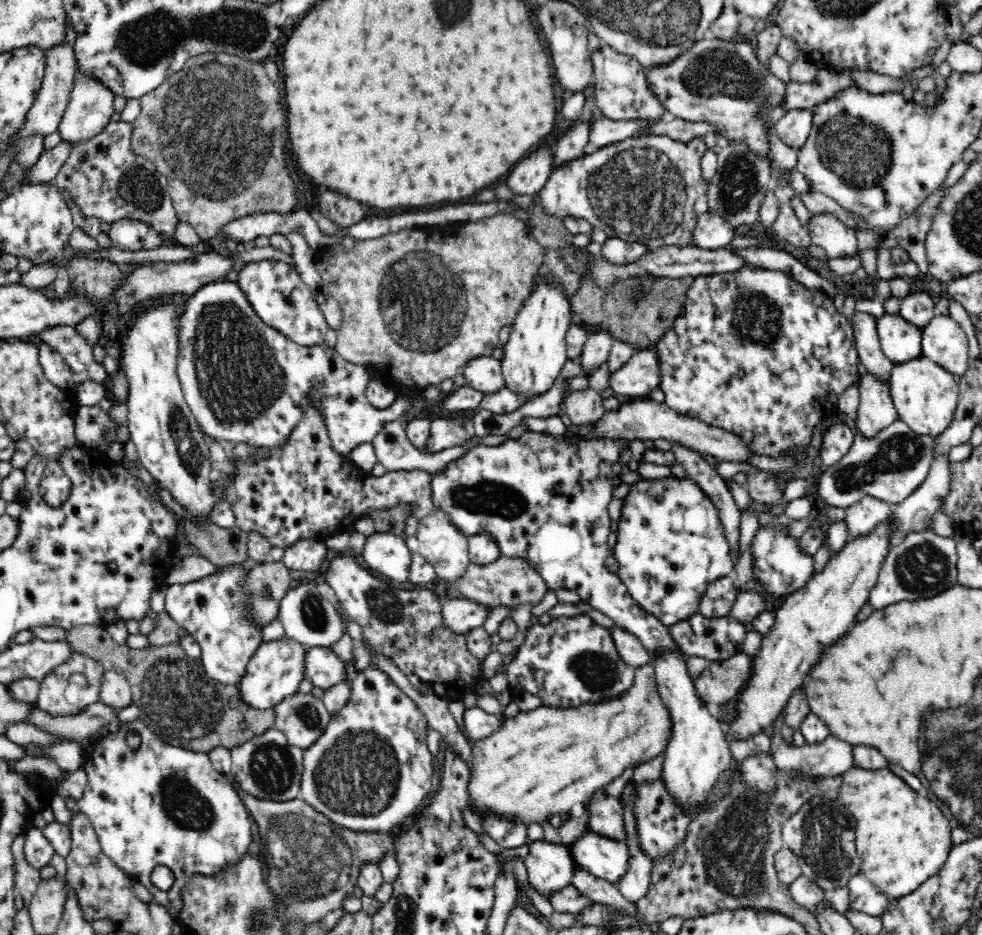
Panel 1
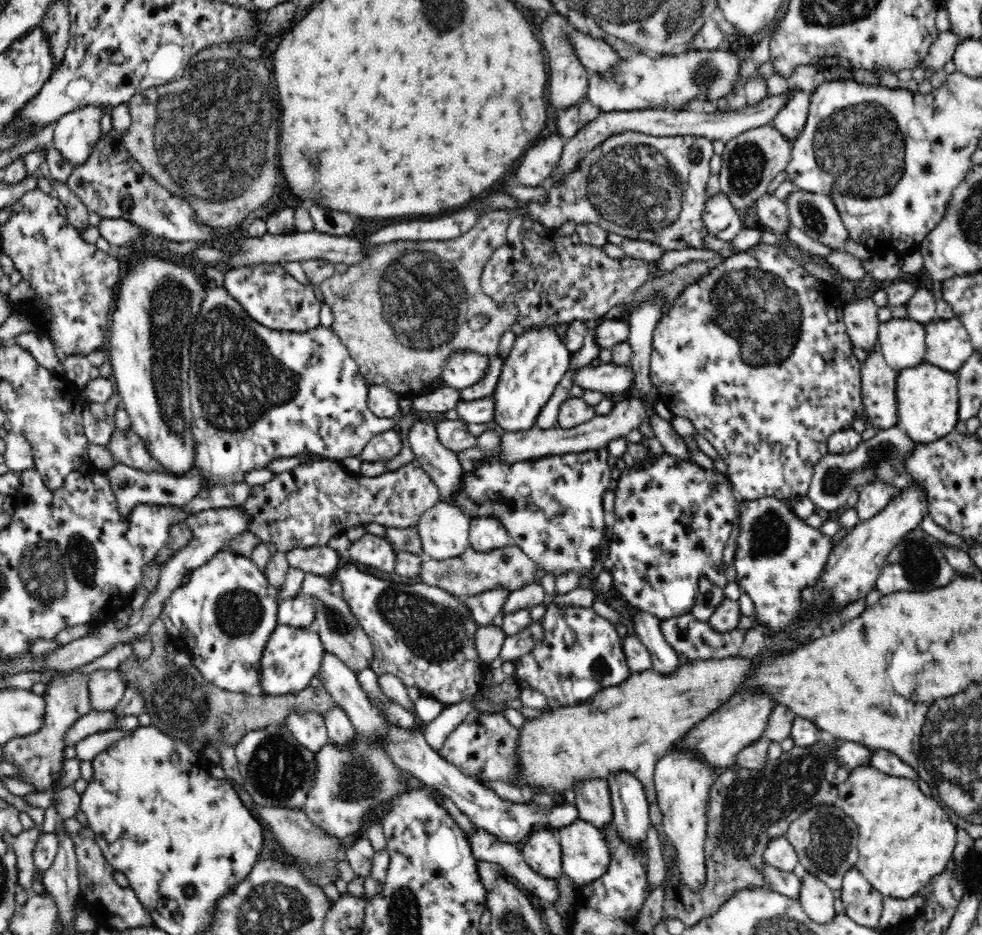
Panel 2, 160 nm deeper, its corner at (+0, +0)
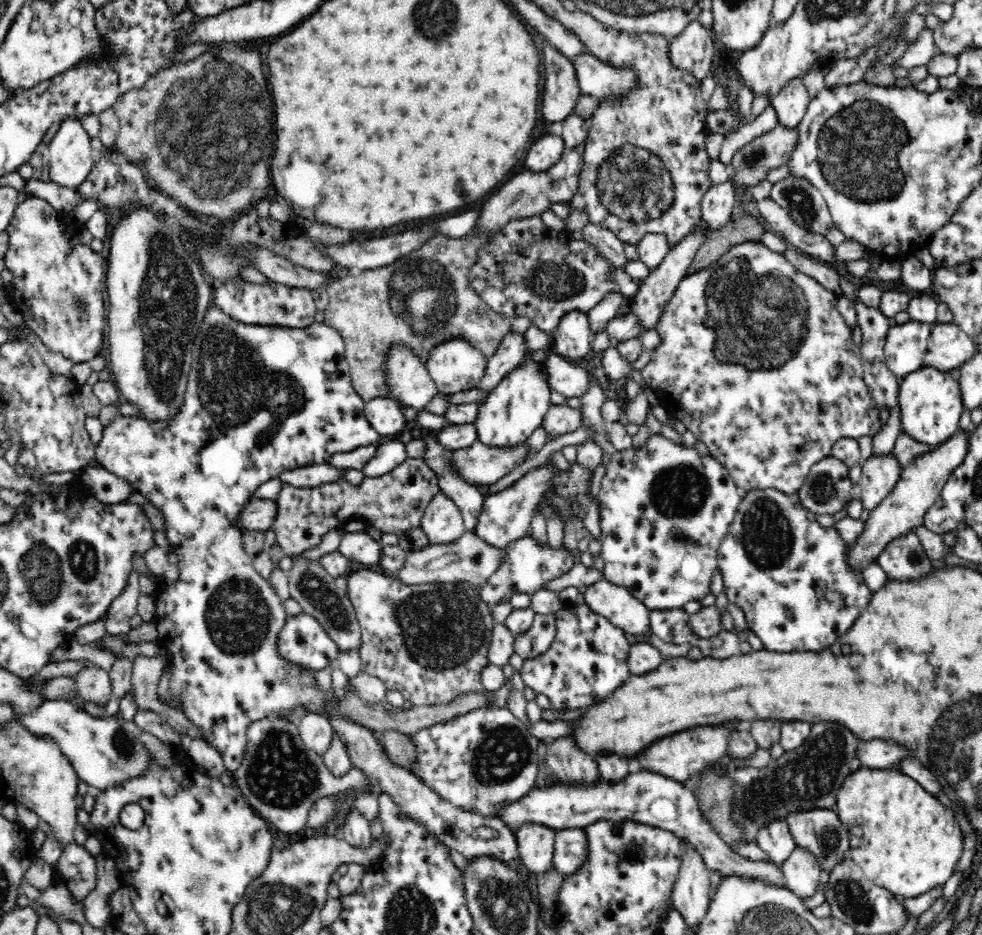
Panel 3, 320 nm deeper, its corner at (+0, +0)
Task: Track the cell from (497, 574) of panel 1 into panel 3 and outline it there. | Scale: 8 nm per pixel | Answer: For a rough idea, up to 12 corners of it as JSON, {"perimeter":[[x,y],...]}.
{"perimeter":[[466,531],[450,545],[406,551],[394,578],[482,584],[502,551]]}

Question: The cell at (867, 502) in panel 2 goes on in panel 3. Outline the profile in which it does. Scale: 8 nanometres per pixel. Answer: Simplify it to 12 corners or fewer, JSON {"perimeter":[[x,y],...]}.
{"perimeter":[[894,452],[860,464],[863,508],[876,508],[902,472]]}

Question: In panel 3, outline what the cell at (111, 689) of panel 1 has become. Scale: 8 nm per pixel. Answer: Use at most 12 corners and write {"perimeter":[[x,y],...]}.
{"perimeter":[[95,664],[76,674],[82,699],[106,705],[112,698],[109,672]]}

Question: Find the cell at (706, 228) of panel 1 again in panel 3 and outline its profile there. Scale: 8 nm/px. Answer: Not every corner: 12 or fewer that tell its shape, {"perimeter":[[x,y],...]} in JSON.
{"perimeter":[[731,181],[713,184],[702,203],[711,231],[731,220],[736,192]]}

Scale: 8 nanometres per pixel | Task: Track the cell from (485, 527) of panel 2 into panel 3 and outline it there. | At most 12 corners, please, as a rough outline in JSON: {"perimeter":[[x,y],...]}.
{"perimeter":[[551,458],[486,497],[476,536],[500,549],[527,534],[554,479]]}

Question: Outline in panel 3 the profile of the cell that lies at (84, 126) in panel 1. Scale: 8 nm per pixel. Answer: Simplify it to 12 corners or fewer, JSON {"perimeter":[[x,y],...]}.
{"perimeter":[[79,118],[47,144],[50,182],[75,191],[97,161]]}

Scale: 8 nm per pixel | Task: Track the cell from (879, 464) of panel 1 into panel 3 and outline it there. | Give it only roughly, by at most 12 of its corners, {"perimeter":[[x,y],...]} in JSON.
{"perimeter":[[842,461],[810,468],[794,496],[816,515],[833,515],[853,499]]}

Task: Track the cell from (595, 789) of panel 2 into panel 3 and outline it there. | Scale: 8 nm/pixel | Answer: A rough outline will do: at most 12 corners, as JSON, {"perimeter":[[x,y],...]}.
{"perimeter":[[570,737],[543,746],[551,772],[566,785],[600,777],[595,757]]}

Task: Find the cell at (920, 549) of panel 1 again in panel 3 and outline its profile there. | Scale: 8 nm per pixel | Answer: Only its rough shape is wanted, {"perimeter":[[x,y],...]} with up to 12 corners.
{"perimeter":[[916,533],[894,538],[878,556],[888,580],[932,572]]}

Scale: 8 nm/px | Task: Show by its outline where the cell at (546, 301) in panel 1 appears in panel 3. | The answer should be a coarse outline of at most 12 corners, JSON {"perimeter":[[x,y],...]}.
{"perimeter":[[539,352],[479,405],[476,440],[518,448],[541,427],[550,388]]}

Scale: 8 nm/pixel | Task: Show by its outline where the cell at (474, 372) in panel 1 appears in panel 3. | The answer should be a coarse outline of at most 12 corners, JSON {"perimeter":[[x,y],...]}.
{"perimeter":[[450,338],[424,361],[441,395],[474,388],[487,356]]}

